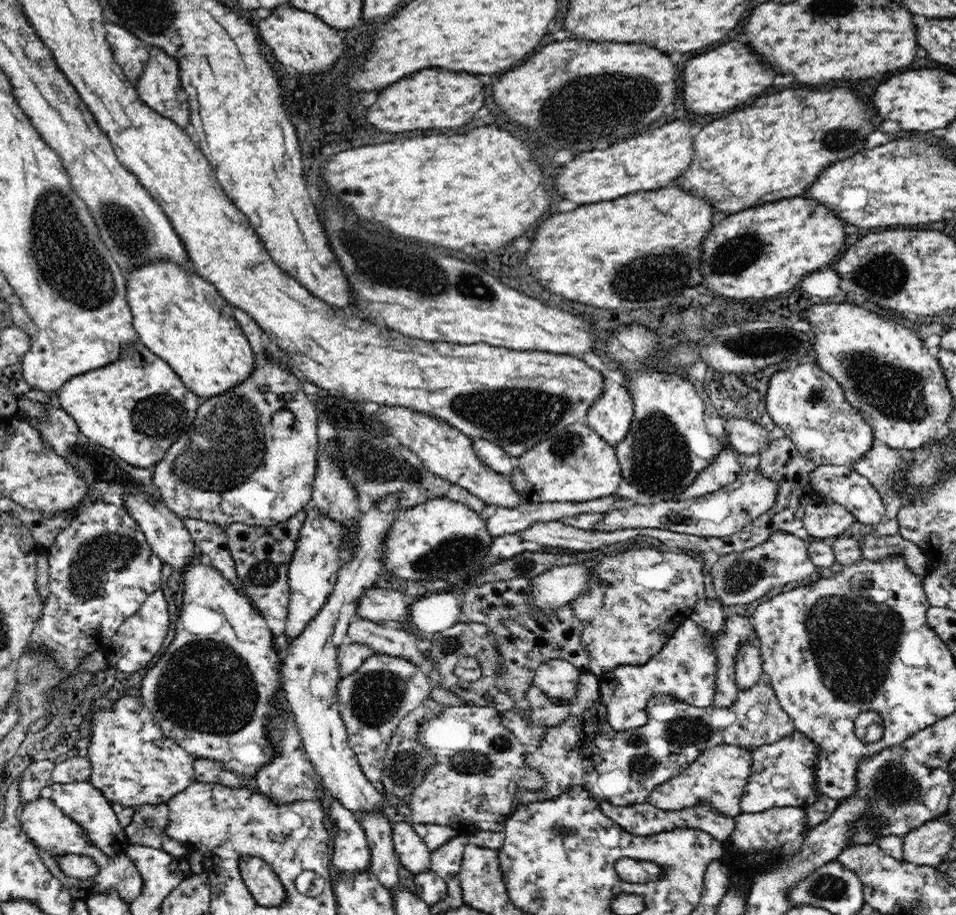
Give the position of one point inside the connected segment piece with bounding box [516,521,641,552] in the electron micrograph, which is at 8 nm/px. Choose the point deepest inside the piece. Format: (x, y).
(547, 533)

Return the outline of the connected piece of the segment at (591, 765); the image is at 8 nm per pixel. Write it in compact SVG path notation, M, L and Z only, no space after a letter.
M763 673L759 682L752 688L742 690L737 695L733 704L724 708L698 708L690 706L676 697L669 695L655 695L650 698L647 706L648 722L644 726L630 731L612 729L608 718L608 708L603 704L603 698L598 696L585 712L570 717L562 724L548 729L544 740L534 752L527 752L523 764L531 768L544 778L544 786L540 790L520 789L514 794L510 812L518 810L518 804L527 804L536 801L552 800L568 792L572 787L580 787L596 796L600 801L608 801L616 806L632 806L648 803L652 790L671 778L684 772L706 749L719 744L731 744L748 748L755 745L760 748L765 744L774 744L782 737L786 737L797 729L780 706L774 693L768 674Z

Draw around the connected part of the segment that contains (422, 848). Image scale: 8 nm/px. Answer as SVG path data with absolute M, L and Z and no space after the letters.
M401 821L392 827L393 847L404 868L415 875L430 869L431 852L420 838L415 825Z

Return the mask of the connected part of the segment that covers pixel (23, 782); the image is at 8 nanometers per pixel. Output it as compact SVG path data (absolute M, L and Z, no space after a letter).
M34 761L21 770L18 782L20 804L41 798L41 791L52 784L51 776L55 767L52 761Z

